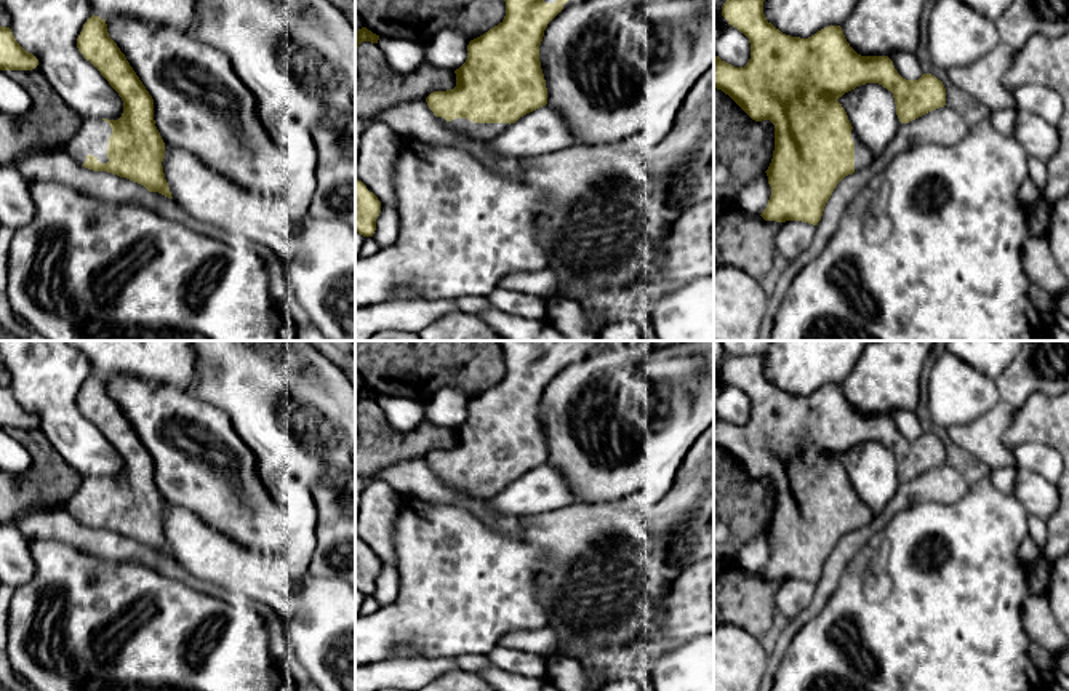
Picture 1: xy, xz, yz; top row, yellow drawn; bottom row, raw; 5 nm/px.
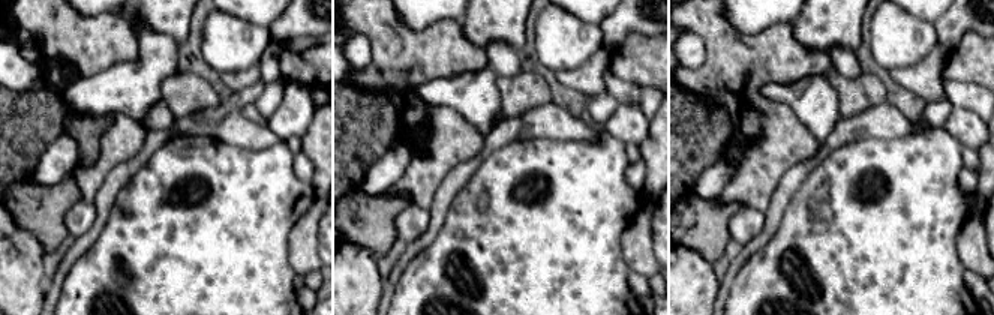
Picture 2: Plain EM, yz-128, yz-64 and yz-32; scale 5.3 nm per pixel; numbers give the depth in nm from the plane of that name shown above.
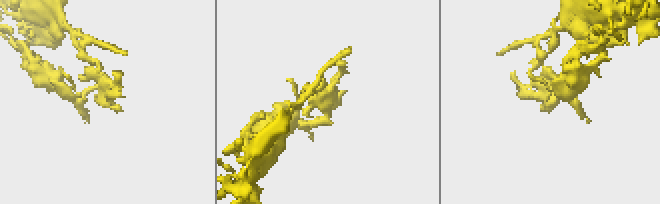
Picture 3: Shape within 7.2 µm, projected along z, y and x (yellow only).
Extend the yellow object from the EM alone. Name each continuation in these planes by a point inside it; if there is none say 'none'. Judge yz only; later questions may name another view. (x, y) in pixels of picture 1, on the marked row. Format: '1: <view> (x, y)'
1: yz (863, 157)

